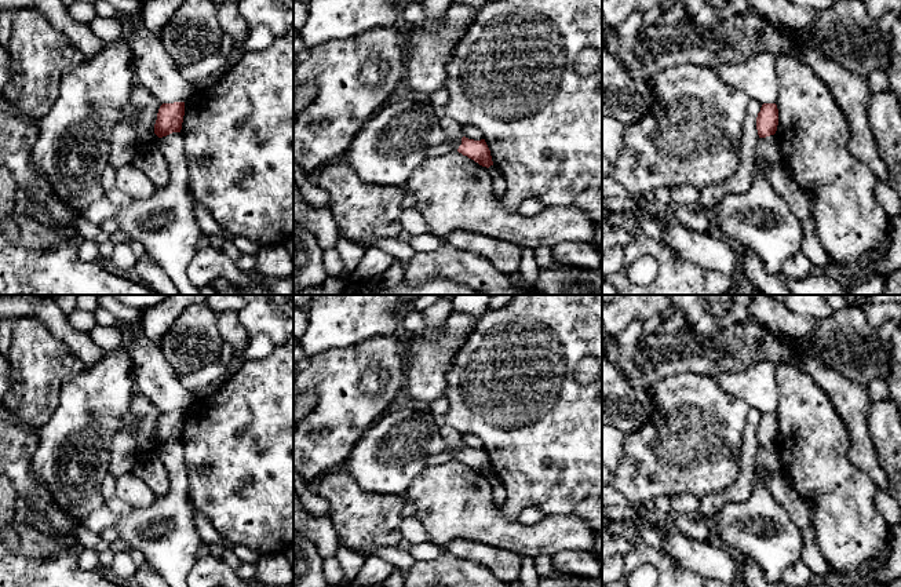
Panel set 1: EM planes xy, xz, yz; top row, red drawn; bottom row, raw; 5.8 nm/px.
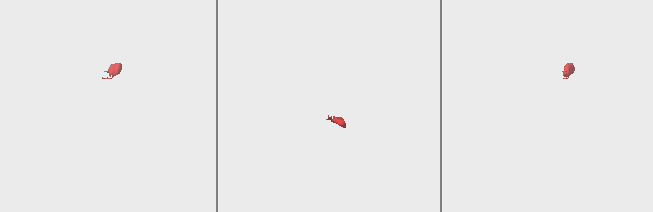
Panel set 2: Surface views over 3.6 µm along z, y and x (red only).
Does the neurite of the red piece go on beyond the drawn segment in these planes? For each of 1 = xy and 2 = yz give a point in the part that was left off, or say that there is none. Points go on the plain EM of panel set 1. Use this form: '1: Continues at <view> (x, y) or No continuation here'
1: No continuation here
2: No continuation here

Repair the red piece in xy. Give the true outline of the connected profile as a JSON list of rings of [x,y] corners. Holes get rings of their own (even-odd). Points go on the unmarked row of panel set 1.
[[[185,411],[163,412],[157,422],[154,442],[158,446],[180,441],[185,424]]]

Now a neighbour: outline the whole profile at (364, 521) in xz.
[[[346,466],[322,474],[314,484],[317,495],[329,503],[329,519],[338,535],[340,546],[368,555],[380,547],[398,547],[402,540],[402,507],[406,495],[376,495],[362,489]]]

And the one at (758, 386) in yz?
[[[759,360],[738,373],[716,375],[712,379],[732,397],[744,400],[759,412],[776,412],[780,402],[780,386],[776,364]]]

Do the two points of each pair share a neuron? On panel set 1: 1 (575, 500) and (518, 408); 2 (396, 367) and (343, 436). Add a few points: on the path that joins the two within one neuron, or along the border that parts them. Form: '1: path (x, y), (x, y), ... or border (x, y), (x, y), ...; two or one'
1: path (575, 477), (575, 465), (542, 431); one
2: path (394, 385), (361, 418); one

